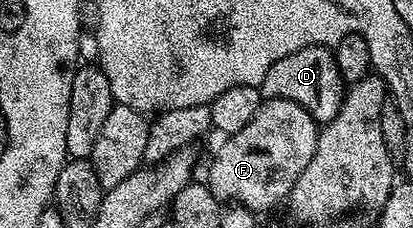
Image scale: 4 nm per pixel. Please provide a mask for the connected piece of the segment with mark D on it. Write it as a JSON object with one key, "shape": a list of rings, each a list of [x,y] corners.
{"shape":[[[310,46],[293,52],[293,56],[285,56],[285,60],[277,60],[277,64],[269,68],[269,76],[265,76],[261,93],[264,99],[293,100],[301,104],[301,108],[305,108],[305,112],[309,112],[315,122],[326,124],[343,107],[345,83],[338,72],[334,53],[326,46]]]}

